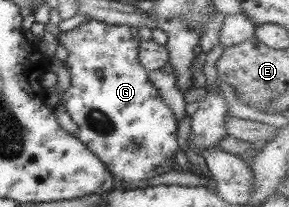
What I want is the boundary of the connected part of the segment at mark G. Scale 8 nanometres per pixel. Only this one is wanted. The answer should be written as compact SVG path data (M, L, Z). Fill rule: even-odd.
M94 19L84 20L77 27L63 32L62 35L56 35L58 44L61 44L64 50L68 51L67 59L64 60L64 64L69 72L70 85L62 93L62 98L64 100L63 108L66 114L70 116L72 122L74 122L77 126L75 137L106 167L106 170L112 175L114 186L120 186L120 184L124 183L124 189L126 190L132 190L134 188L145 186L147 179L172 169L167 158L174 156L177 149L177 120L174 118L172 111L162 102L161 96L157 93L157 89L154 88L154 85L150 82L150 80L148 80L148 71L138 62L137 59L139 41L142 36L143 34L139 32L137 28L132 28L131 26L104 24L103 22Z

